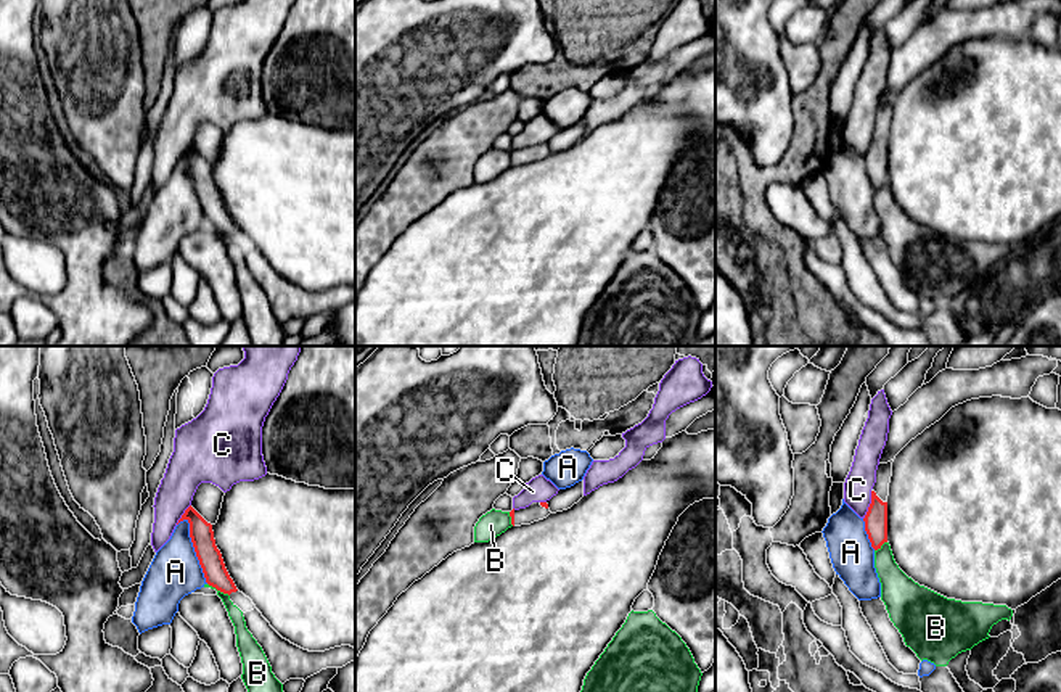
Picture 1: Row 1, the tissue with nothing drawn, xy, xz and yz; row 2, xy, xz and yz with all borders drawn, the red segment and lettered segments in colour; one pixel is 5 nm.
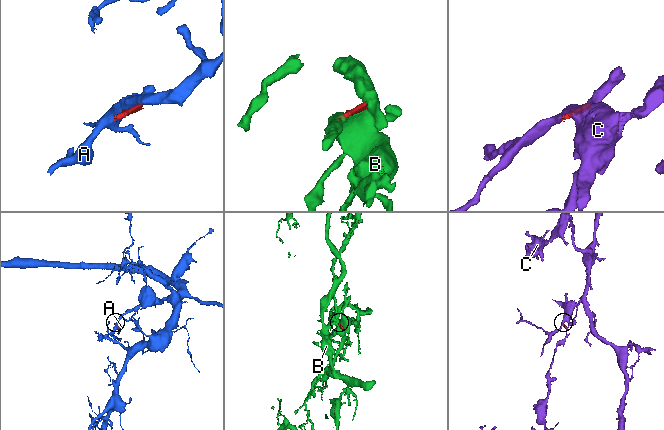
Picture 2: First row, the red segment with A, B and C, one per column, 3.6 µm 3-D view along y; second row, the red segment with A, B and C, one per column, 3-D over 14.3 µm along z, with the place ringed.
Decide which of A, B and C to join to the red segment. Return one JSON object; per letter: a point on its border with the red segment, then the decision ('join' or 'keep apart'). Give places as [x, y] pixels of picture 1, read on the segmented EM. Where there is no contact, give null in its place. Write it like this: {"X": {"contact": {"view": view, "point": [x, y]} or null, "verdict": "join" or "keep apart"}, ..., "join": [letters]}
{"A": {"contact": {"view": "xy", "point": [195, 551]}, "verdict": "keep apart"}, "B": {"contact": {"view": "xy", "point": [219, 589]}, "verdict": "keep apart"}, "C": {"contact": {"view": "yz", "point": [870, 506]}, "verdict": "keep apart"}, "join": []}

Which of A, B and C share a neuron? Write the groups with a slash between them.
A / B / C

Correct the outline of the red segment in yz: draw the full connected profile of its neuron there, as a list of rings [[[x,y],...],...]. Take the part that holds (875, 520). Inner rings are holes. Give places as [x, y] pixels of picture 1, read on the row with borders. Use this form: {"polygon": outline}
{"polygon": [[[892,462],[879,463],[876,470],[876,483],[871,489],[871,504],[863,518],[865,531],[875,550],[887,542],[887,496],[892,476]]]}

